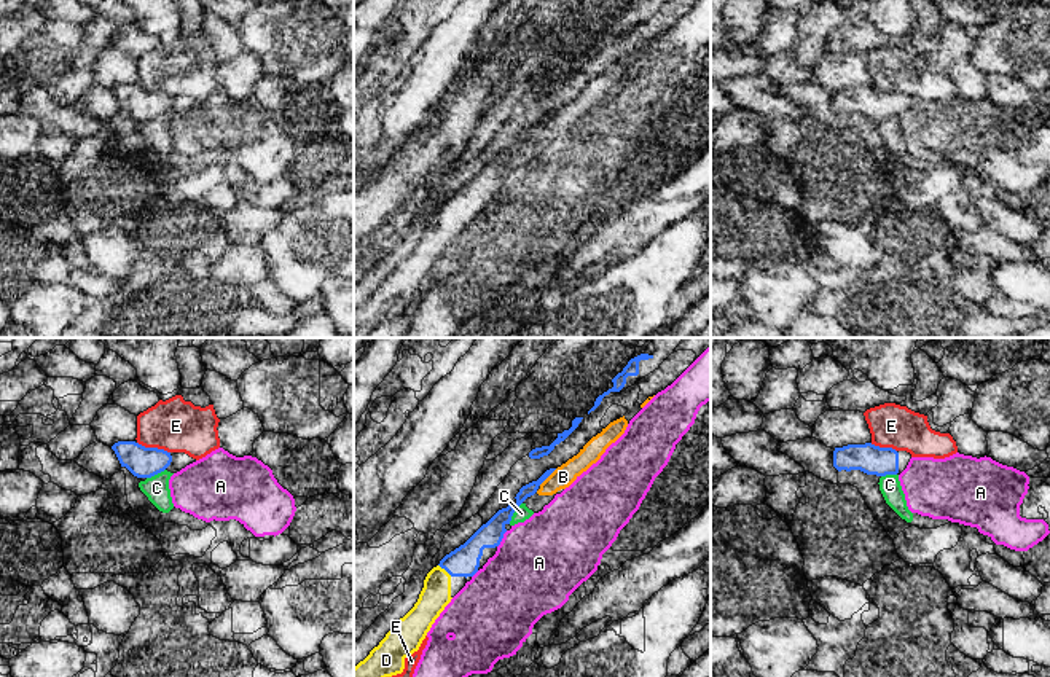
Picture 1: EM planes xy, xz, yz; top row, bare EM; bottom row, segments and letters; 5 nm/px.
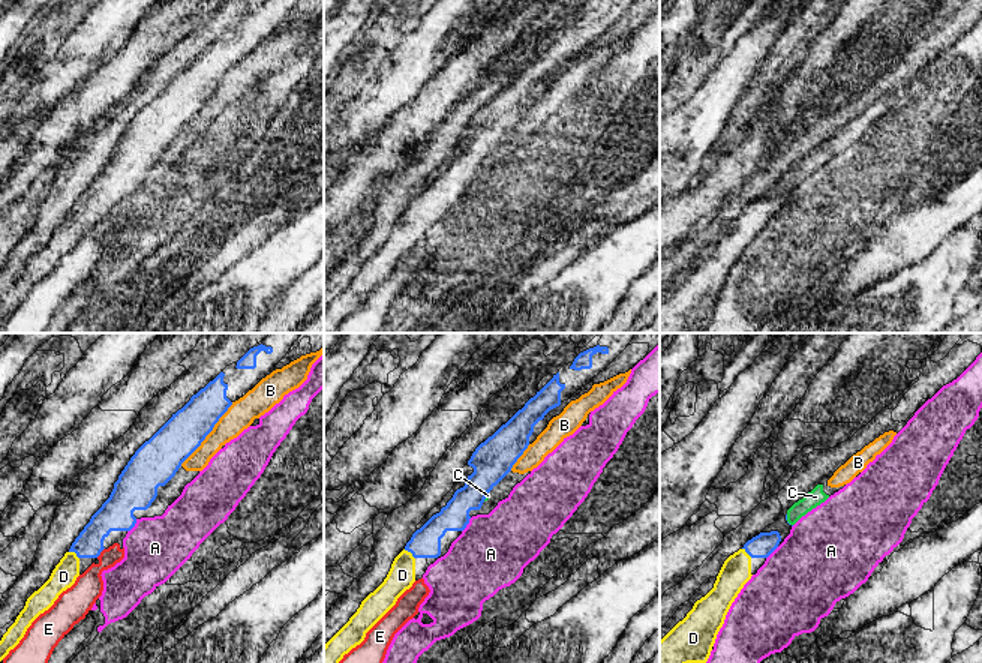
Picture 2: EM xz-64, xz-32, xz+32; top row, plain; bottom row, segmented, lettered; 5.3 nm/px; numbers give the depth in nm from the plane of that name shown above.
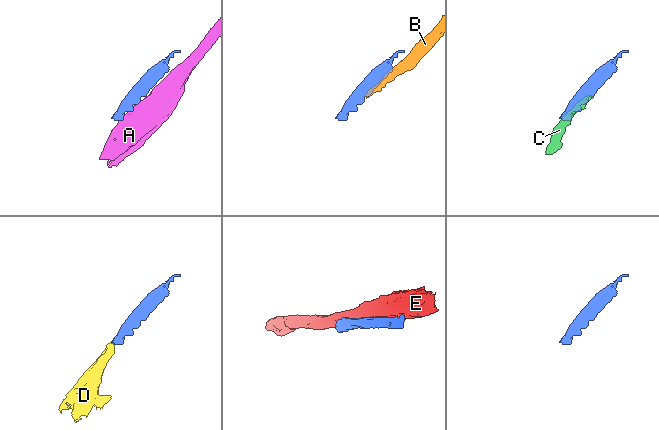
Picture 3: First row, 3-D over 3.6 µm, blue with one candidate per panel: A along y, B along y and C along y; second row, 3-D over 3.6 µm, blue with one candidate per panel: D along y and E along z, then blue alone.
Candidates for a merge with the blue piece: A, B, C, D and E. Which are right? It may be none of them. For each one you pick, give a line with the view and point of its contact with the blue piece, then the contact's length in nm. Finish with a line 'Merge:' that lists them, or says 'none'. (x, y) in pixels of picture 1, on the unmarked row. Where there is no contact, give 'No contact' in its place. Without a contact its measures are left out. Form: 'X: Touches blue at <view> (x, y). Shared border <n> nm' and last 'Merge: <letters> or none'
D: Touches blue at xz (445, 212). Shared border 90 nm
Merge: D

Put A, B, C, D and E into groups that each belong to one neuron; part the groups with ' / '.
A / B C / D / E

